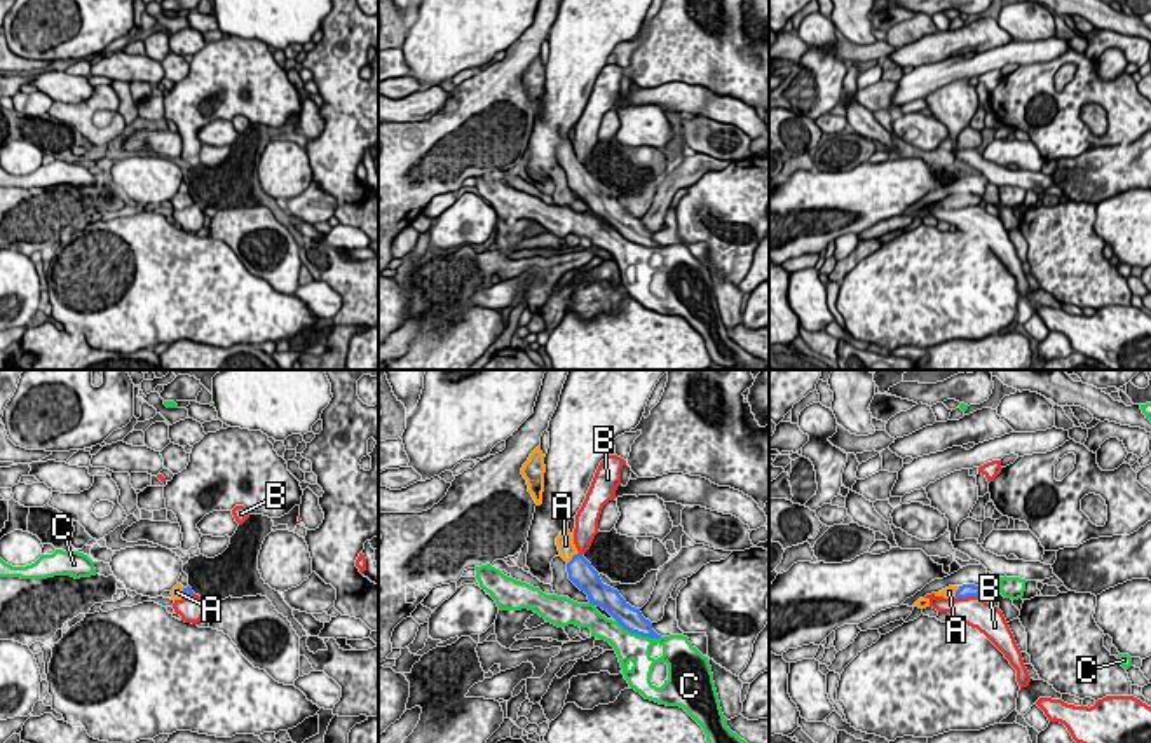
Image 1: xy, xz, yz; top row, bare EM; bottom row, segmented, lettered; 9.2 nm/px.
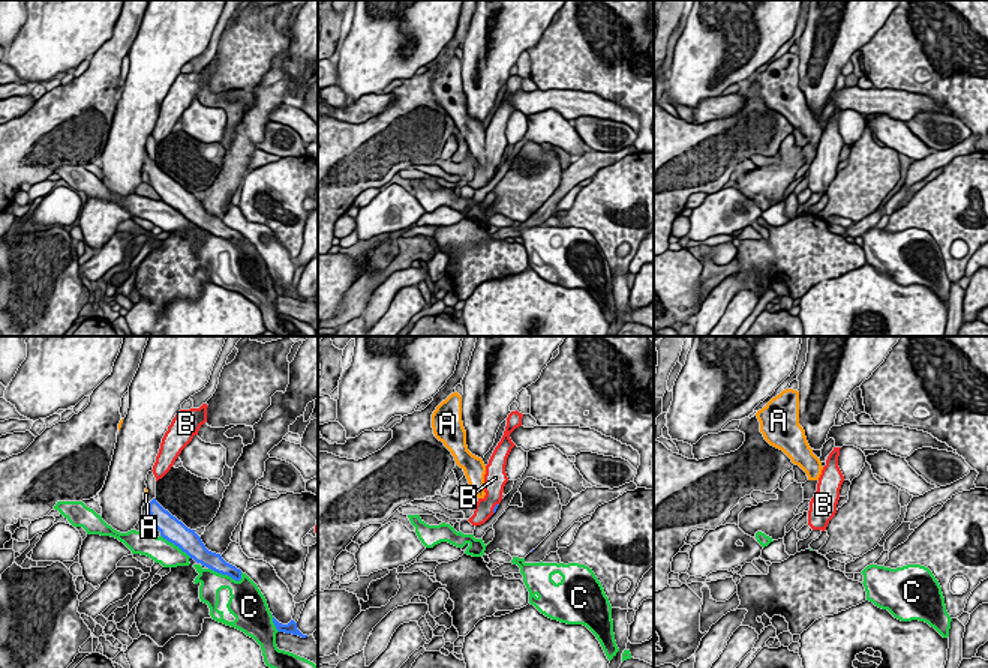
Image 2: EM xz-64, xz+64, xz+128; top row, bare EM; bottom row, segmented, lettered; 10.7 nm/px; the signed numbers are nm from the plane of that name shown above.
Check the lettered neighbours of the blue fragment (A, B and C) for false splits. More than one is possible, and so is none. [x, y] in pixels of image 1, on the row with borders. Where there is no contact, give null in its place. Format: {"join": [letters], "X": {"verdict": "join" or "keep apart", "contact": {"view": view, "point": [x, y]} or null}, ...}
{"join": ["A"], "A": {"verdict": "join", "contact": {"view": "xz", "point": [572, 558]}}, "B": {"verdict": "keep apart", "contact": {"view": "yz", "point": [968, 595]}}, "C": {"verdict": "keep apart", "contact": {"view": "xz", "point": [639, 633]}}}

